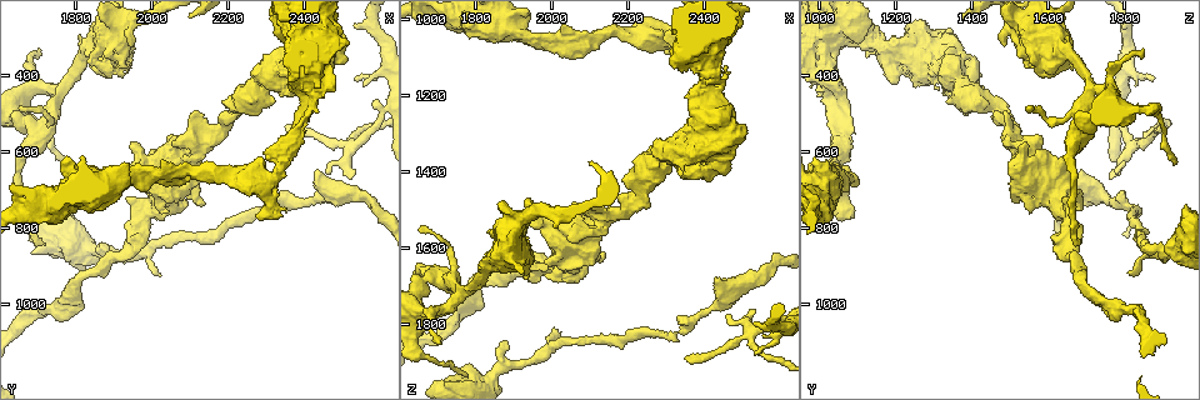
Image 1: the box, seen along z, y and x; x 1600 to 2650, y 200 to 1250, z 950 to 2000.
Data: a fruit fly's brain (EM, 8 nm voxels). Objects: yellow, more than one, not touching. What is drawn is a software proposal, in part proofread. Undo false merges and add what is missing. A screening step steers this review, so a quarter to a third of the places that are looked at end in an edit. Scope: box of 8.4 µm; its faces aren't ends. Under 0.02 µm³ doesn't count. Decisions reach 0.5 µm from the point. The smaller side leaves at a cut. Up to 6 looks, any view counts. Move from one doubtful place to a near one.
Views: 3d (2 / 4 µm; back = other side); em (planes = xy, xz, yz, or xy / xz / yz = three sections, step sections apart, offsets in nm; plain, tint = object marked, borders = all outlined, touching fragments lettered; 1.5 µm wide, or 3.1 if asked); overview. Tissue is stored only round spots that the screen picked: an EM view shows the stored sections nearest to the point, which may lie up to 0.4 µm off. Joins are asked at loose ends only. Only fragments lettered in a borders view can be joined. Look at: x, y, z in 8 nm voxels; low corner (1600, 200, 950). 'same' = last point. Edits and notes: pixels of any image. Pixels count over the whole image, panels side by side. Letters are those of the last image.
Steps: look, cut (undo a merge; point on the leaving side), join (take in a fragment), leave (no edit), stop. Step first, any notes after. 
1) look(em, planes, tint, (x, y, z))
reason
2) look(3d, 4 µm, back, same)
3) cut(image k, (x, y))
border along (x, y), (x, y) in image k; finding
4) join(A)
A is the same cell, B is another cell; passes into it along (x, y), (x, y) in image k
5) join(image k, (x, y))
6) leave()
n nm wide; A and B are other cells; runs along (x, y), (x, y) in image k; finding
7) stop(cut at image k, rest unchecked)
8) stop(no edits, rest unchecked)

look(em, planes, borders, (1775, 630, 1940))
end of a long branch

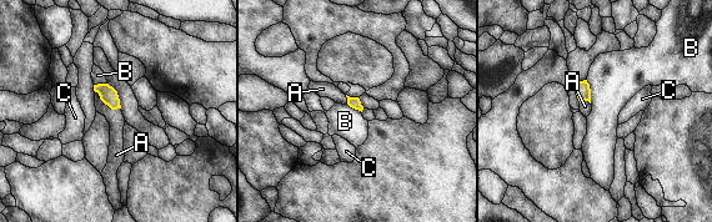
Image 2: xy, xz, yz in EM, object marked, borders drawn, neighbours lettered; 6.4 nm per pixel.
join(A)
70 nm wide; A is the same cell, B and C are other cells; passes into it along (108, 94), (110, 107), (115, 117) in image 2; it goes on there

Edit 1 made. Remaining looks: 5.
look(3d, 2 µm, (2540, 405, 1875))
free end

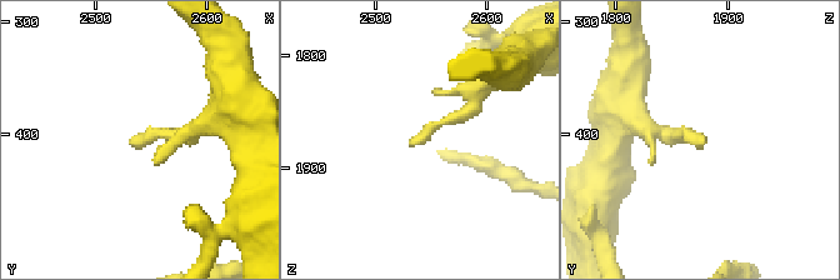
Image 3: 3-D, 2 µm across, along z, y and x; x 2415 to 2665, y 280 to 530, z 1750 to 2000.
look(em, planes, borders, (2536, 406, 1876))
shape alone is not enough

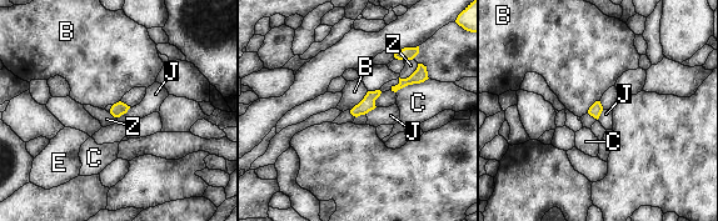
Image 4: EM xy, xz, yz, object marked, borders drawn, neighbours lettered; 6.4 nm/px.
leave()
B, C, E, J and Z are other cells; border along (368, 91), (350, 110) in image 4; no lettered fragment goes on from it

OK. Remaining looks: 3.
look(em, planes, borders, (2265, 415, 1365))
thin neck

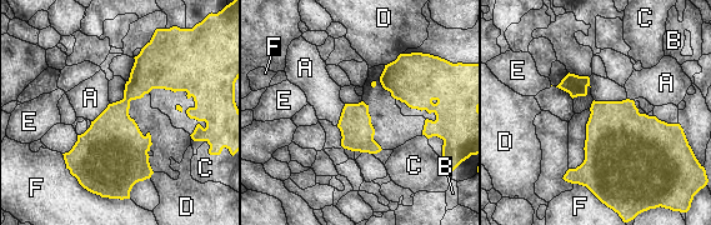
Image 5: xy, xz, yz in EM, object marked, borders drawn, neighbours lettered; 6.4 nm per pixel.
leave()
220 nm wide; A, B, C, D, E and F are other cells; border along (345, 104), (336, 125) in image 5; all the same neuron

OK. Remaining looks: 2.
stop(join at image 2, rest unchecked)

